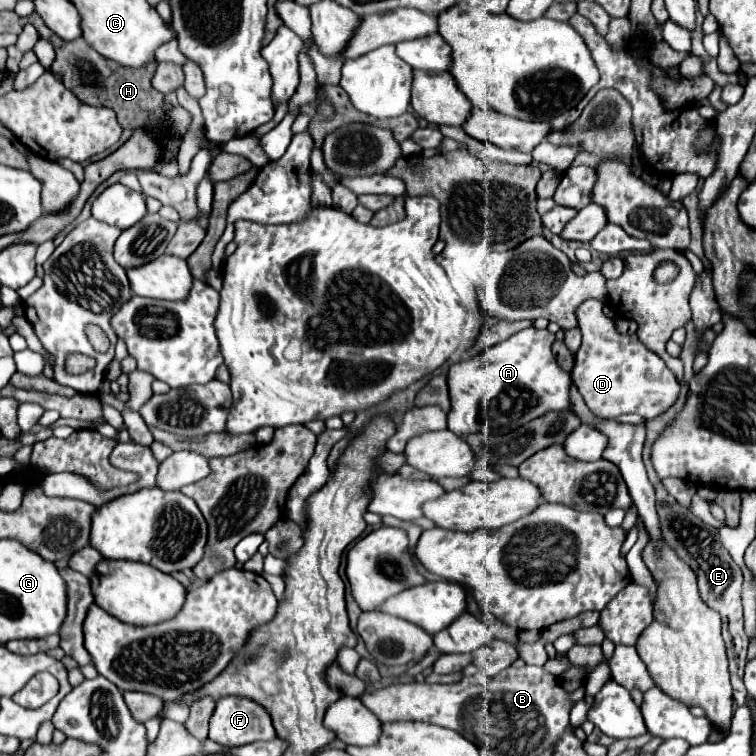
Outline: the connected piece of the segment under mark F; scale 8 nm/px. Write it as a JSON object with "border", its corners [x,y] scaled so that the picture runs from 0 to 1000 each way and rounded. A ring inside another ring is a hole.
{"border":[[[299,921],[286,929],[278,950],[278,979],[294,987],[317,987],[365,974],[360,950],[349,934],[331,923]]]}

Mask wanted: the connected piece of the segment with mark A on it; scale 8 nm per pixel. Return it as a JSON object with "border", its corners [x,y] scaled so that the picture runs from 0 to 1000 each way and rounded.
{"border":[[[696,434],[643,466],[595,484],[595,548],[593,569],[601,574],[672,574],[690,561],[722,548],[725,542],[754,540],[754,495],[730,471],[733,442],[725,437]]]}

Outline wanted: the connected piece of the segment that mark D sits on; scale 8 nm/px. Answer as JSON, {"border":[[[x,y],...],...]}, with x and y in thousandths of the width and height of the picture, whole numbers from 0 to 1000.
{"border":[[[775,397],[762,418],[765,418],[765,429],[767,429],[767,439],[770,439],[770,458],[765,460],[762,471],[759,471],[759,487],[757,487],[757,503],[762,505],[775,537],[794,553],[815,553],[820,548],[847,548],[854,556],[862,556],[865,550],[876,548],[886,534],[892,534],[892,529],[897,526],[899,519],[899,508],[894,503],[894,497],[889,495],[889,489],[884,489],[884,484],[878,481],[878,476],[865,468],[862,463],[857,463],[844,444],[823,444],[815,439],[815,434],[810,431],[810,421],[802,421],[799,413],[799,399],[794,397]]]}

